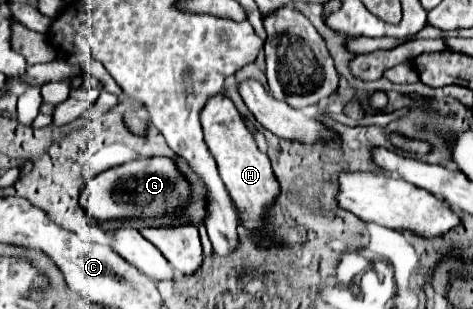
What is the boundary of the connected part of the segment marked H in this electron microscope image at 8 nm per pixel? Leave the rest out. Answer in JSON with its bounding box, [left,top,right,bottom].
[201,93,283,249]

